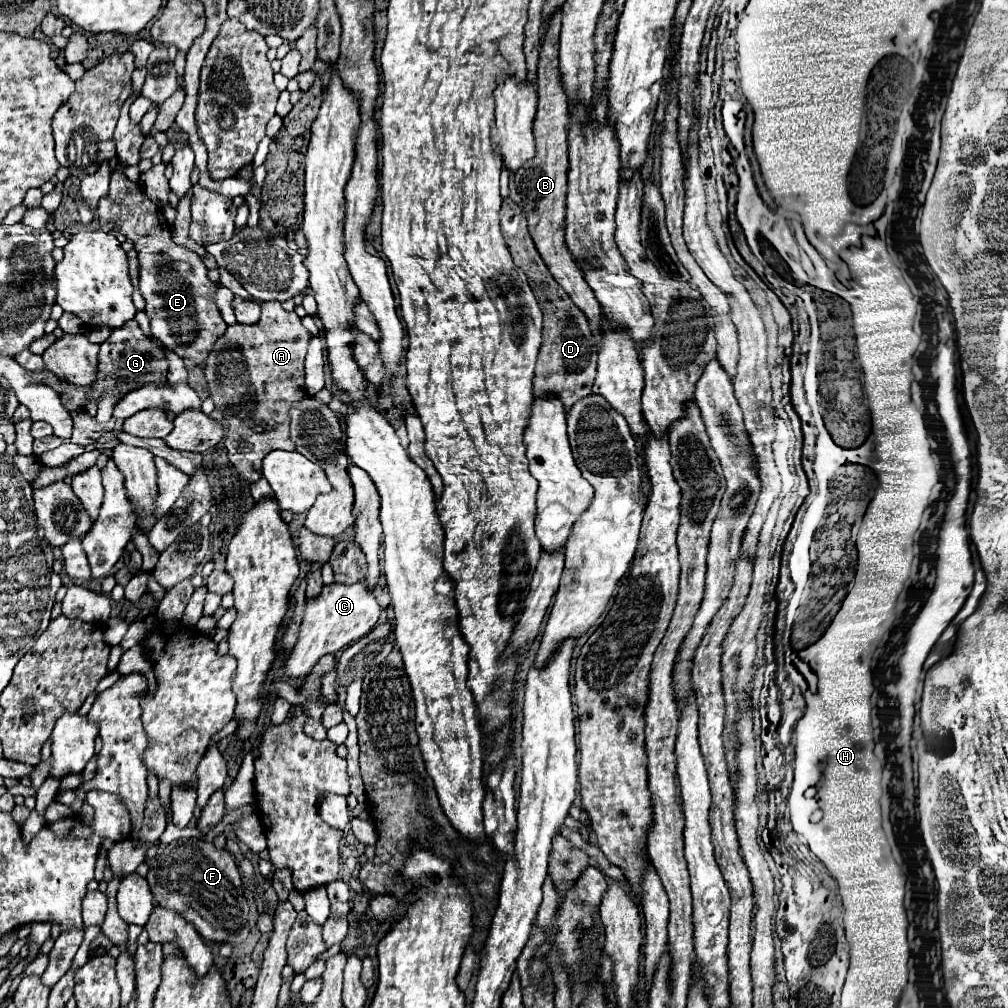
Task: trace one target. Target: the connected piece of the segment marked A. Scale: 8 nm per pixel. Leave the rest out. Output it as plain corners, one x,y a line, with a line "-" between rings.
264,302
262,304
262,318
254,326
242,326
236,324
234,328
228,328
224,338
218,340
218,350
212,350
212,354
206,360
204,374
208,380
210,396
218,410
224,412
224,422
228,424
226,430
226,450
230,464
236,468
240,478
248,484
254,484
262,476
262,460
272,450
294,450
294,442
290,442
290,408
300,402
302,398
308,398
306,386
304,386
304,358
308,350
312,334
302,326
300,318
294,312
280,314
278,302

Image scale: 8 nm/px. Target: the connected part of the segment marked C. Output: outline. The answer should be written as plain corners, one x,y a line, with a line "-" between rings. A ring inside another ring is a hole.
336,582
330,586
324,586
318,598
306,602
306,612
300,624
300,636
286,660
284,672
294,678
306,676
324,654
340,652
346,646
360,640
362,636
366,636
376,626
380,618
380,610
382,608
376,602
374,594
362,582
356,582
352,586
336,584

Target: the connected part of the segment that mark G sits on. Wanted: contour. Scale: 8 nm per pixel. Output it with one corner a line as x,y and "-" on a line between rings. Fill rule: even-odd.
136,320
128,322
128,326
120,330
112,330
112,336
100,344
100,366
98,366
98,378
96,386
88,386
88,390
80,390
76,386
66,386
66,392
60,394
62,404
72,410
72,408
84,408
88,394
98,394
98,400
102,398
104,392
112,392
118,398
124,394
144,386
144,384
166,384
166,374
168,374
168,360
160,348
154,346
150,338
146,338
138,326

